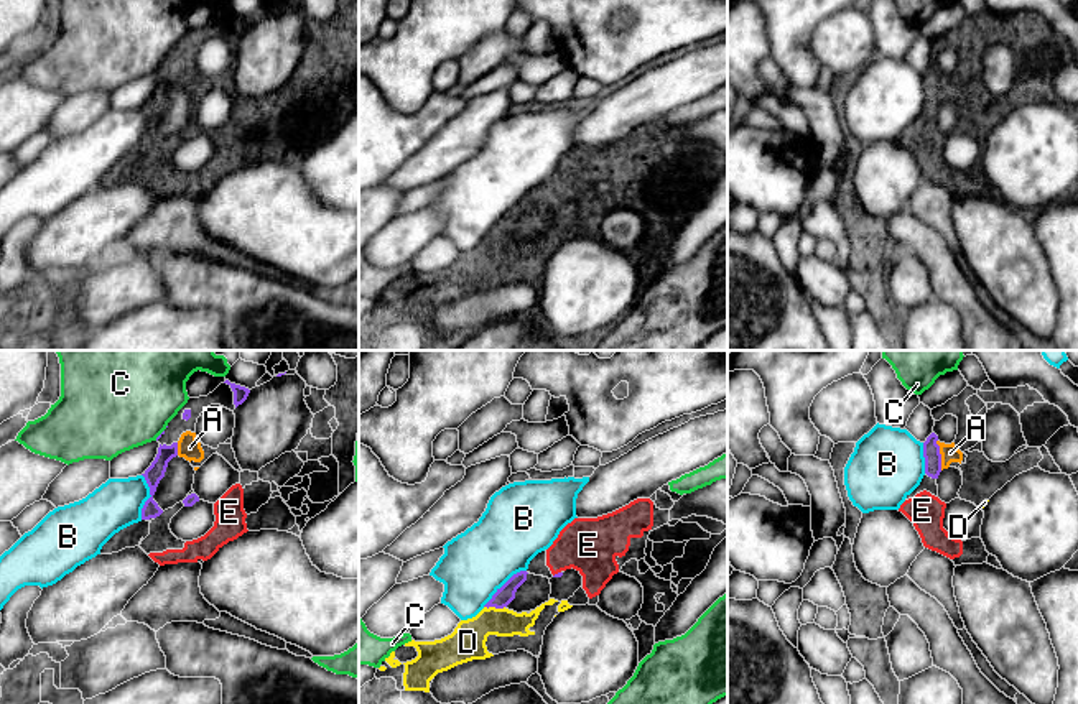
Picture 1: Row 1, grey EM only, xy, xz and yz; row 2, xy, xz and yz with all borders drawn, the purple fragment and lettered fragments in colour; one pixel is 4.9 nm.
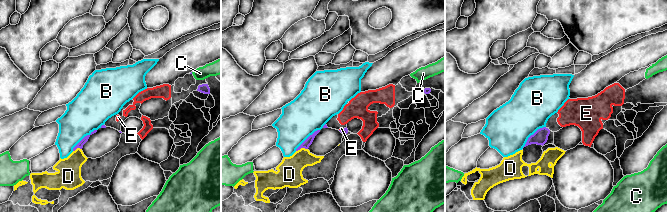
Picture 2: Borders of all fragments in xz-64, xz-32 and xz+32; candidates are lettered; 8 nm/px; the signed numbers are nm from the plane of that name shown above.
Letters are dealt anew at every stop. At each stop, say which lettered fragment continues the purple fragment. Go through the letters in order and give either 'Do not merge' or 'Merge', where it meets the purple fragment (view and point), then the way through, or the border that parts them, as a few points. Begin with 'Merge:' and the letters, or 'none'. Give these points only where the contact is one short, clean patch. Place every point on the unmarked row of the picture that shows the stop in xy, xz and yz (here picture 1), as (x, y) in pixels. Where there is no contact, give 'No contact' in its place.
Merge: A, D, E
A: Merge. Touches purple at yz (940, 86)
B: Do not merge. Touches purple at xz (504, 216)
C: Do not merge. Touches purple at xy (160, 66)
D: Merge. Touches purple at xz (494, 237)
E: Merge. Touches purple at xz (558, 204)

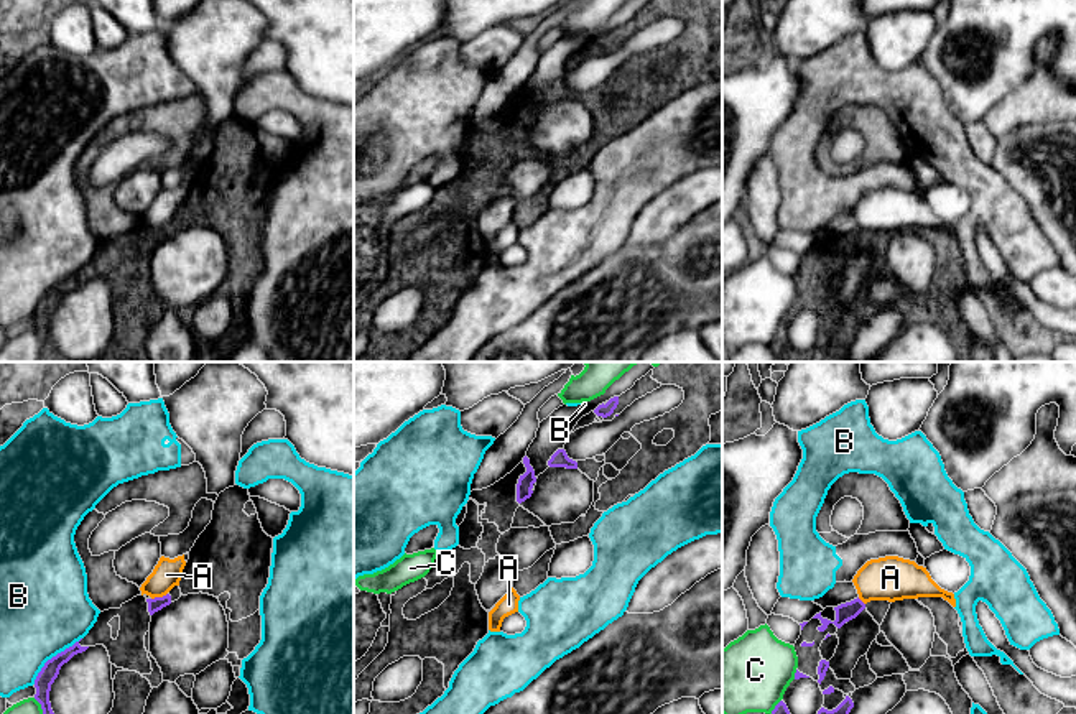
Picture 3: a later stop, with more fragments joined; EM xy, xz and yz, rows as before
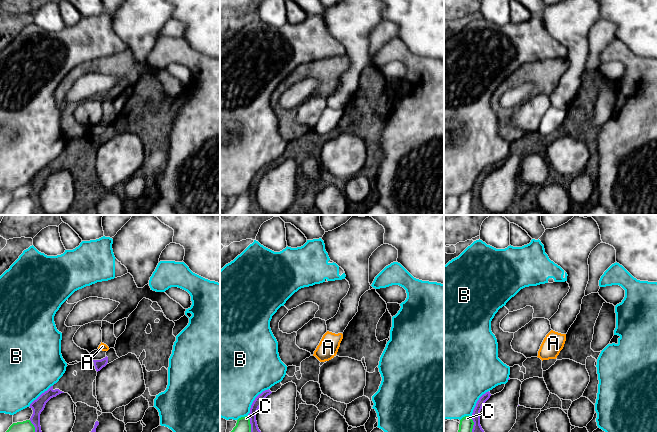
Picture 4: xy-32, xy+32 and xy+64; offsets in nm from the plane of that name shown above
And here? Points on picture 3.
Merge: none
A: Do not merge. Touches purple at xy (158, 229). Boundary: xy (166, 224), (152, 231)
B: Do not merge. Touches purple at xy (53, 288)
C: Do not merge. Touches purple at xy (43, 346)

